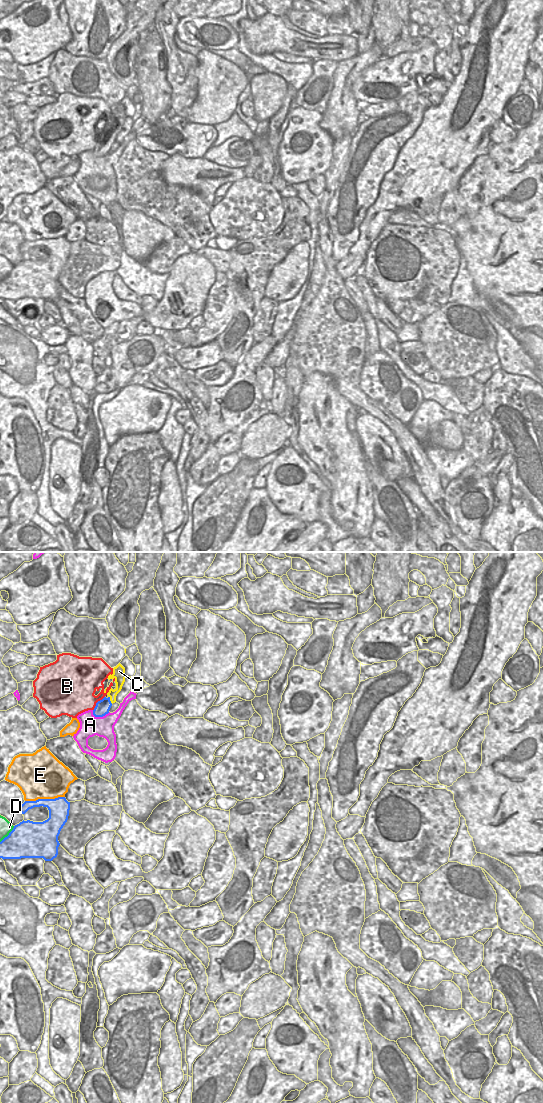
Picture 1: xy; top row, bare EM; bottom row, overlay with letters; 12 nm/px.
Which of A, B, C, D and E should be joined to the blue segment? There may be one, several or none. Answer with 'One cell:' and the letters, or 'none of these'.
One cell: C

